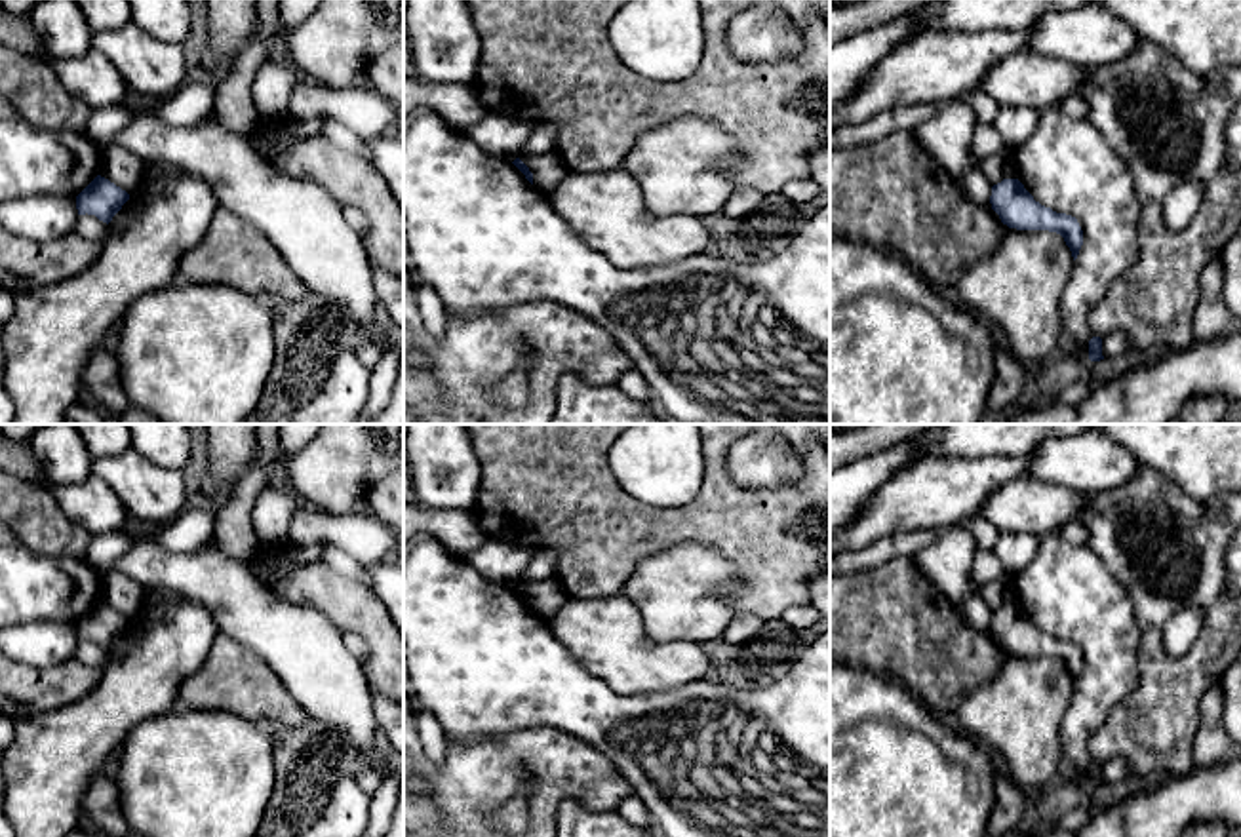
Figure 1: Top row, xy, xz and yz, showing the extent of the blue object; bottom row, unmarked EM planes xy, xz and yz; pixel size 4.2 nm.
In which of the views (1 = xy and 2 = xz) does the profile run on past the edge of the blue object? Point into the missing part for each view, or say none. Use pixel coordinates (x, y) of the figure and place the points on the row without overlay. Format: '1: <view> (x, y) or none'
1: none
2: none

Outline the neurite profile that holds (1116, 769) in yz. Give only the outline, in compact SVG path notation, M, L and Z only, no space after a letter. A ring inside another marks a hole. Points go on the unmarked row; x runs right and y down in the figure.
M1113 757L1102 765L1104 786L1115 786L1117 782L1129 778L1129 765L1123 757Z

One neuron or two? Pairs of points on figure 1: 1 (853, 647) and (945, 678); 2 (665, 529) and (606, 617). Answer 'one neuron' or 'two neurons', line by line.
1: one neuron
2: two neurons

